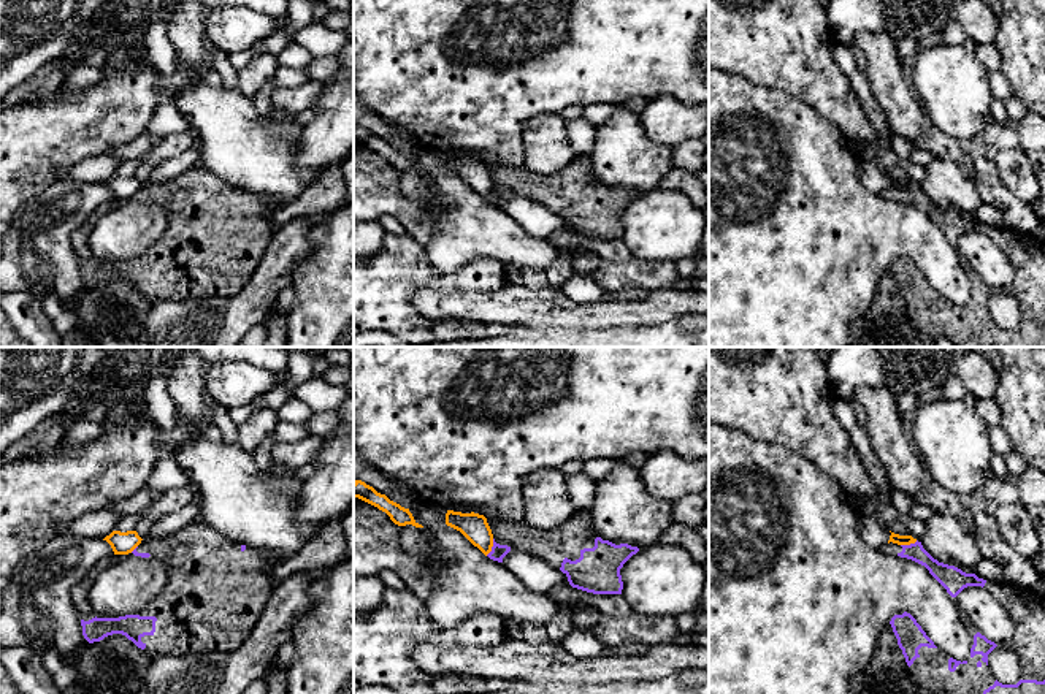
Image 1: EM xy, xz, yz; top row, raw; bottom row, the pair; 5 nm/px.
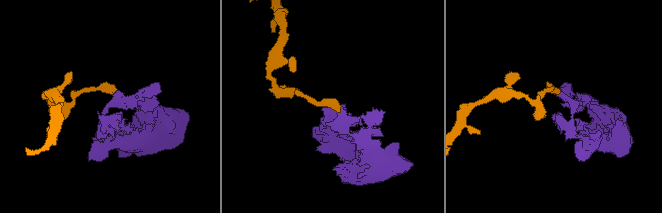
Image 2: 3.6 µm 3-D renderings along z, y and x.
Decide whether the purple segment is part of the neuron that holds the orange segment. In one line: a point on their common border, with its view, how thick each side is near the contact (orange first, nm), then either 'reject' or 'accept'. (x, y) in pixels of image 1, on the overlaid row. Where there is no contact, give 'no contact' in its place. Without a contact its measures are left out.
contact xz (492, 545); calibres 140 and 80 nm; reject

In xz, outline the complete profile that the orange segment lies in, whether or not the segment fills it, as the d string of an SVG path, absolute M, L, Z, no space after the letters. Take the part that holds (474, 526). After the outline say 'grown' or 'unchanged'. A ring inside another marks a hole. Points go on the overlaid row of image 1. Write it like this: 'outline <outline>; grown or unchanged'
outline M447 510L446 524L460 531L485 556L492 551L493 534L484 515Z; unchanged

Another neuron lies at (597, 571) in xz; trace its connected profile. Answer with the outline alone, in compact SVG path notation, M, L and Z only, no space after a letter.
M577 510L555 529L503 521L492 526L492 534L490 559L503 562L512 548L528 551L561 570L572 588L593 594L622 594L620 569L639 551L598 537L587 510Z

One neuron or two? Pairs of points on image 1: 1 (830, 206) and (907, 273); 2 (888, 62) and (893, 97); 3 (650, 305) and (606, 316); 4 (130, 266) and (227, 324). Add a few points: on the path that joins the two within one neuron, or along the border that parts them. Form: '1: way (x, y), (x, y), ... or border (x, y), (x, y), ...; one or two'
1: border (888, 266), (899, 257), (907, 257), (926, 278); two
2: way (888, 70), (891, 89); one
3: way (639, 312), (617, 312); one
4: border (222, 297), (153, 301); two

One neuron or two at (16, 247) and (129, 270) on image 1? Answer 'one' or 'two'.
two

